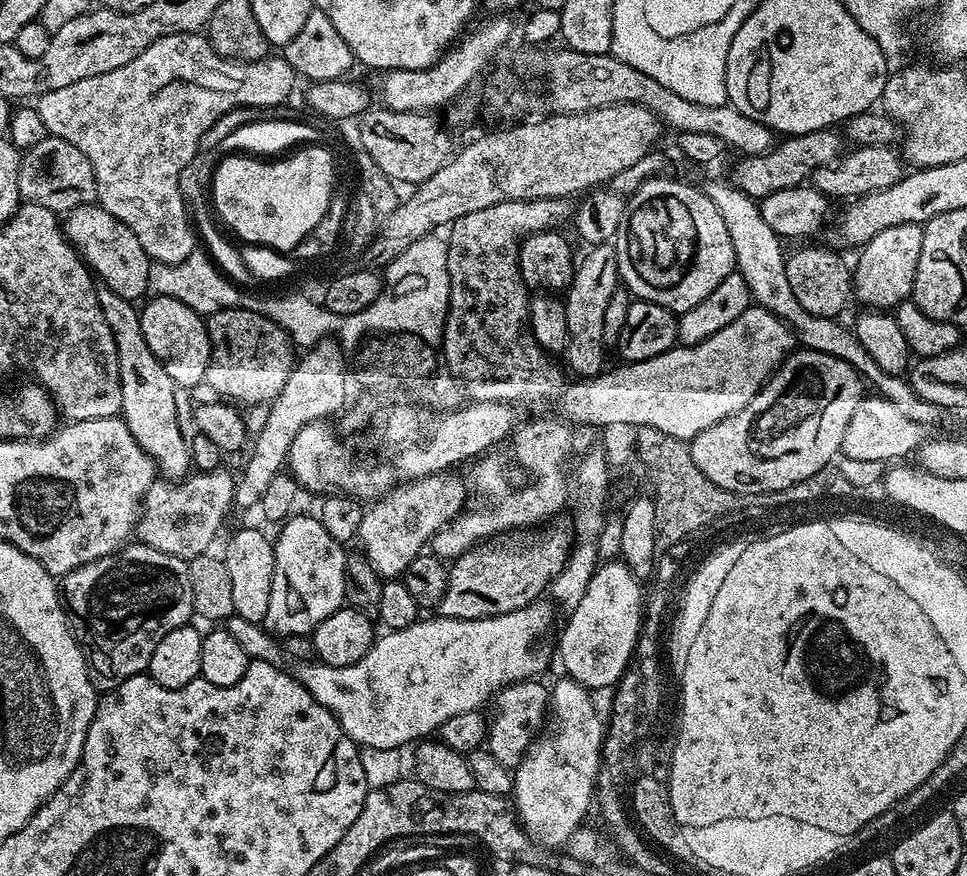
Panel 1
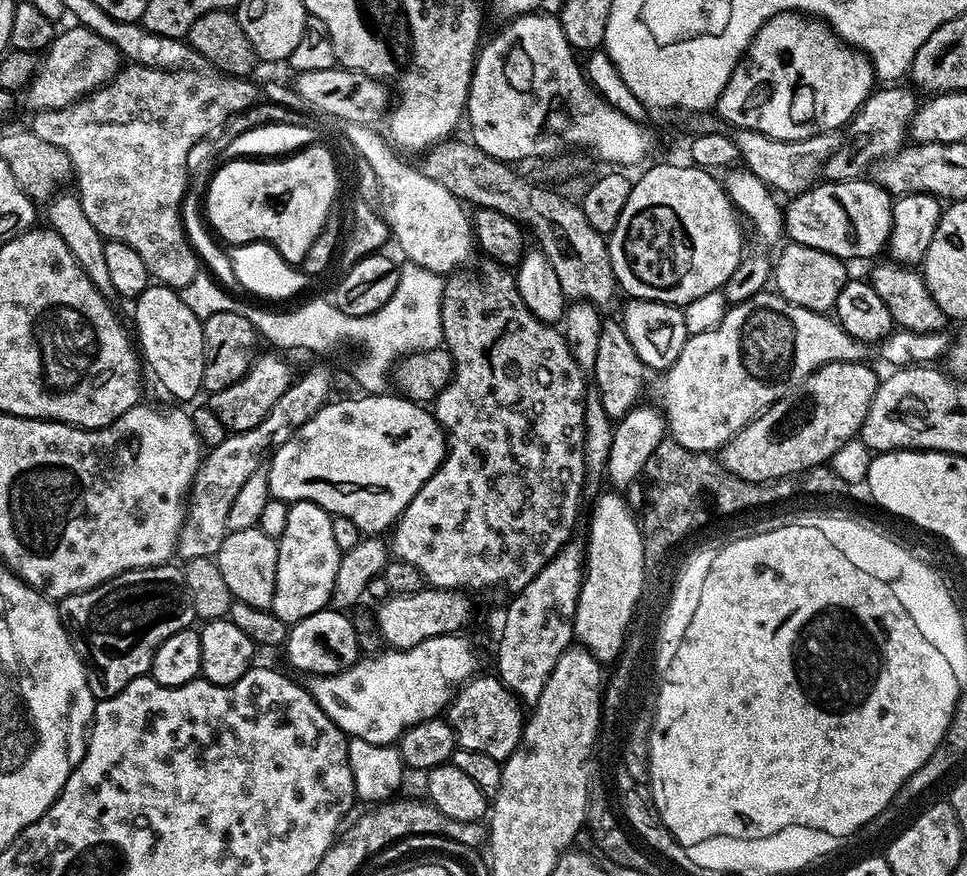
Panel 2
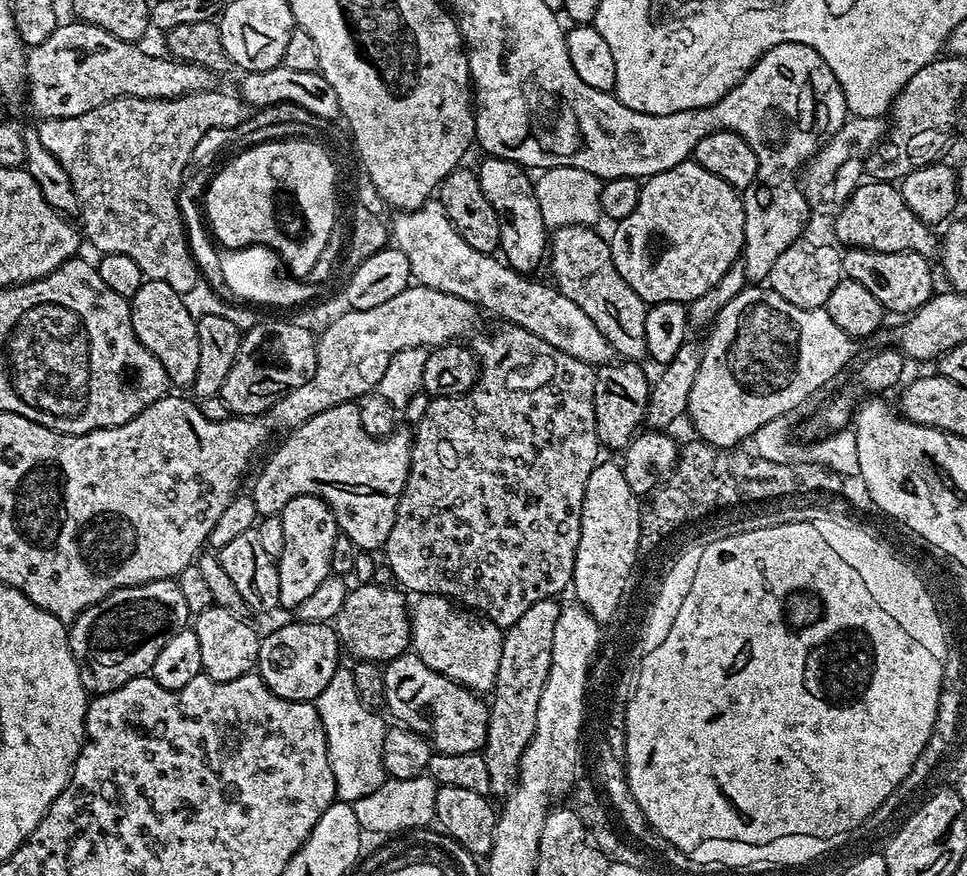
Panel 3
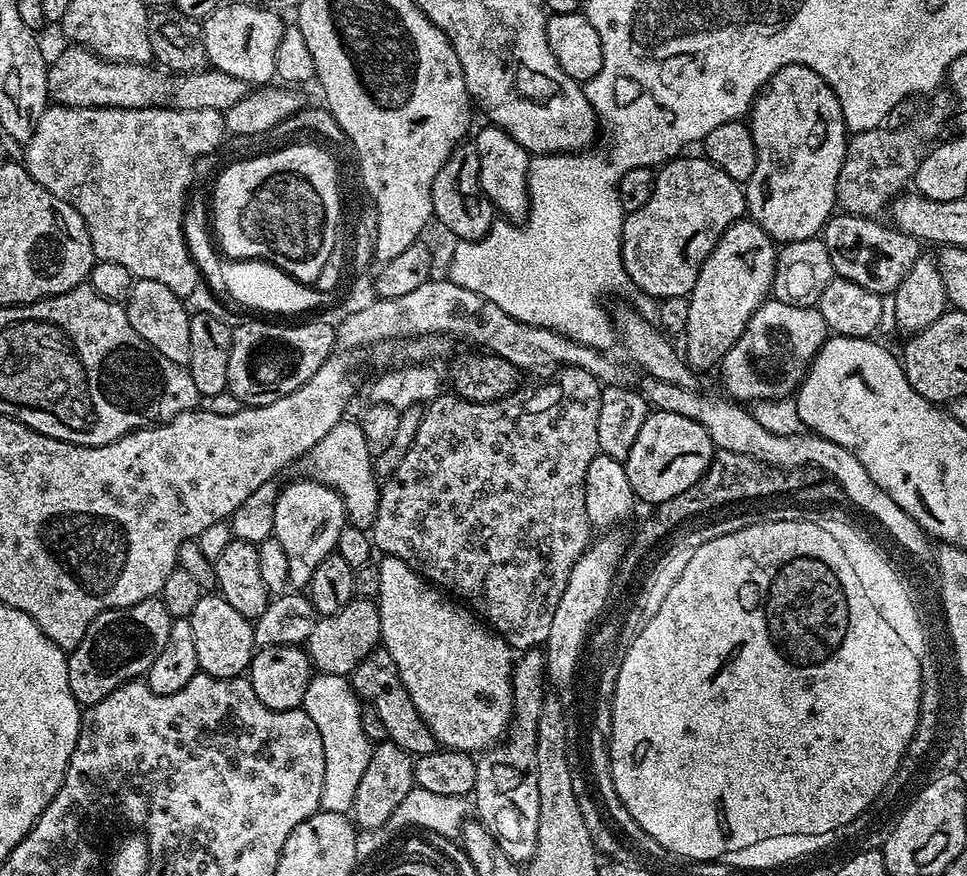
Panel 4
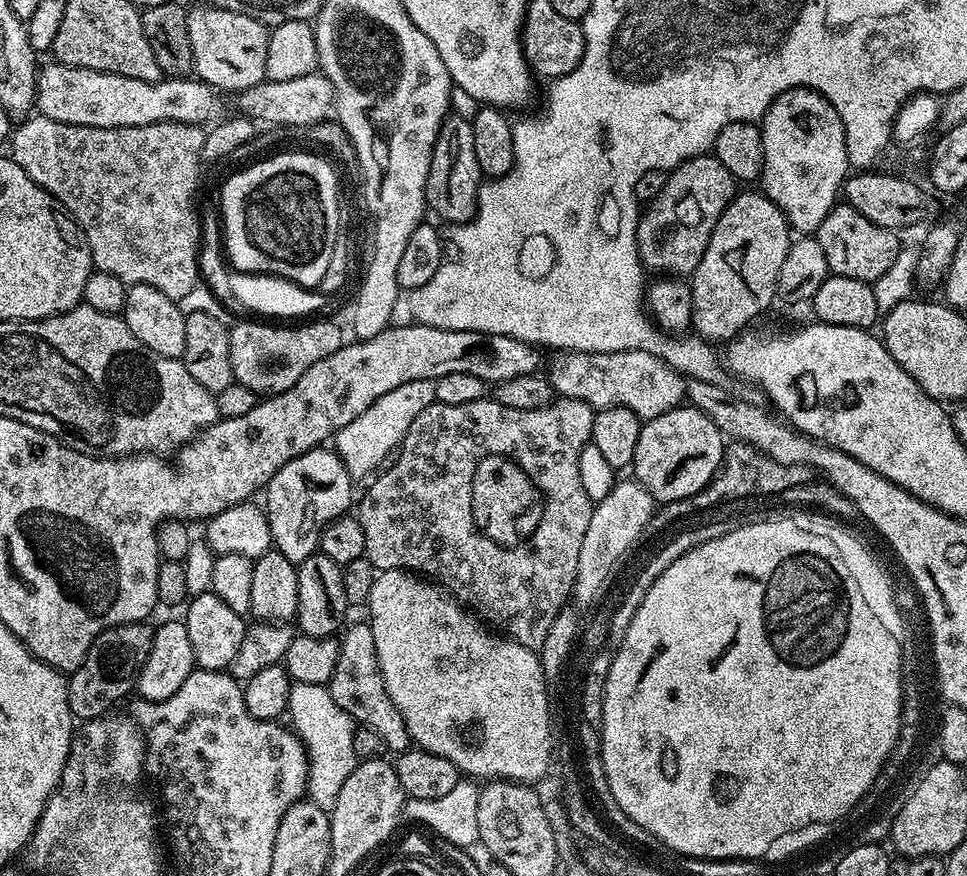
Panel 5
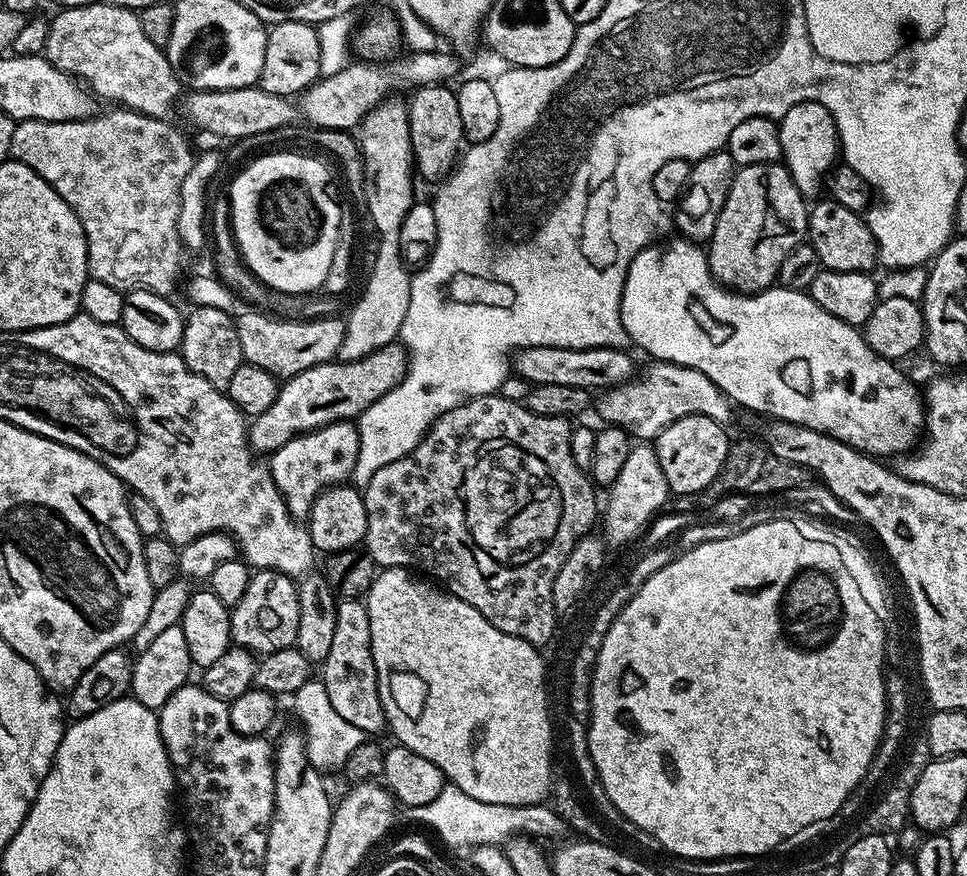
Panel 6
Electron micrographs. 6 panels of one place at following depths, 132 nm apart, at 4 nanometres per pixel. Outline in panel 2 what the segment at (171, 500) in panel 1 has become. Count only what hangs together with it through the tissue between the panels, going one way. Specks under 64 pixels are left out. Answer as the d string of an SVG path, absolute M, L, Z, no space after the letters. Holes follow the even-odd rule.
M312 368L305 376L297 375L286 394L282 394L282 398L270 406L270 414L266 414L258 426L233 432L220 445L207 449L190 489L190 511L185 515L184 529L180 531L178 556L182 558L181 561L215 557L222 542L228 537L227 518L238 490L242 490L255 471L265 467L270 450L281 448L306 421L314 418L314 414L318 414L318 410L329 403L328 391L331 388L332 376L324 368Z

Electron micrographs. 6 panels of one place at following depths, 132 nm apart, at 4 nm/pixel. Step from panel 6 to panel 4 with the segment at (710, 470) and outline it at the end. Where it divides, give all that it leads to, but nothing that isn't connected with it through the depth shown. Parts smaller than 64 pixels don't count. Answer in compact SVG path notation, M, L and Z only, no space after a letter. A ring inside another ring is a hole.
M652 410L646 422L642 422L642 430L638 430L638 438L634 438L634 447L623 466L633 497L655 506L693 488L706 474L713 455L710 434L698 422L682 418L682 414Z

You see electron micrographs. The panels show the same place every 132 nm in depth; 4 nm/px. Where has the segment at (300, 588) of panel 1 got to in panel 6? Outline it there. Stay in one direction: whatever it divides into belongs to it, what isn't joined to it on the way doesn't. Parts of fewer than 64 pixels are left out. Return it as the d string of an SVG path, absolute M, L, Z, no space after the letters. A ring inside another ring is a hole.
M339 420L327 424L313 432L290 438L286 446L271 453L267 461L274 482L286 502L286 510L290 510L293 520L307 521L310 510L318 498L328 488L345 483L351 477L354 466L358 462L358 430L356 424Z

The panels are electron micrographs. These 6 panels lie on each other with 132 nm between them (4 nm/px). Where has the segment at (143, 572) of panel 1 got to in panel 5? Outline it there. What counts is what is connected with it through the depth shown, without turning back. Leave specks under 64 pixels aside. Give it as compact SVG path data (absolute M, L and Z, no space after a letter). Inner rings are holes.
M137 622L134 624L119 624L113 628L104 628L102 634L98 634L98 638L94 638L94 642L90 646L90 650L86 654L86 658L82 662L82 666L78 666L67 677L68 681L68 705L72 711L73 717L77 721L87 722L90 720L99 720L105 714L111 713L116 703L127 694L133 691L133 681L139 677L142 666L146 662L146 658L150 654L150 646L152 645L153 625L148 622Z

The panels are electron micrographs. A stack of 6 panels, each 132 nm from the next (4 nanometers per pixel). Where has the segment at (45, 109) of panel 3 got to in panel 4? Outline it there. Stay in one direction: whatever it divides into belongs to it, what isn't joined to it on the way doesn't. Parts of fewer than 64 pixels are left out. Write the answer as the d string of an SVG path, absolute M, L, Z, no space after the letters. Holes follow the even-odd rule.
M68 46L48 69L48 90L51 99L57 104L75 108L181 108L182 110L218 110L225 113L236 102L241 102L250 91L250 85L234 74L226 74L211 66L201 72L169 72L159 66L131 64L117 60L103 60L85 48Z

